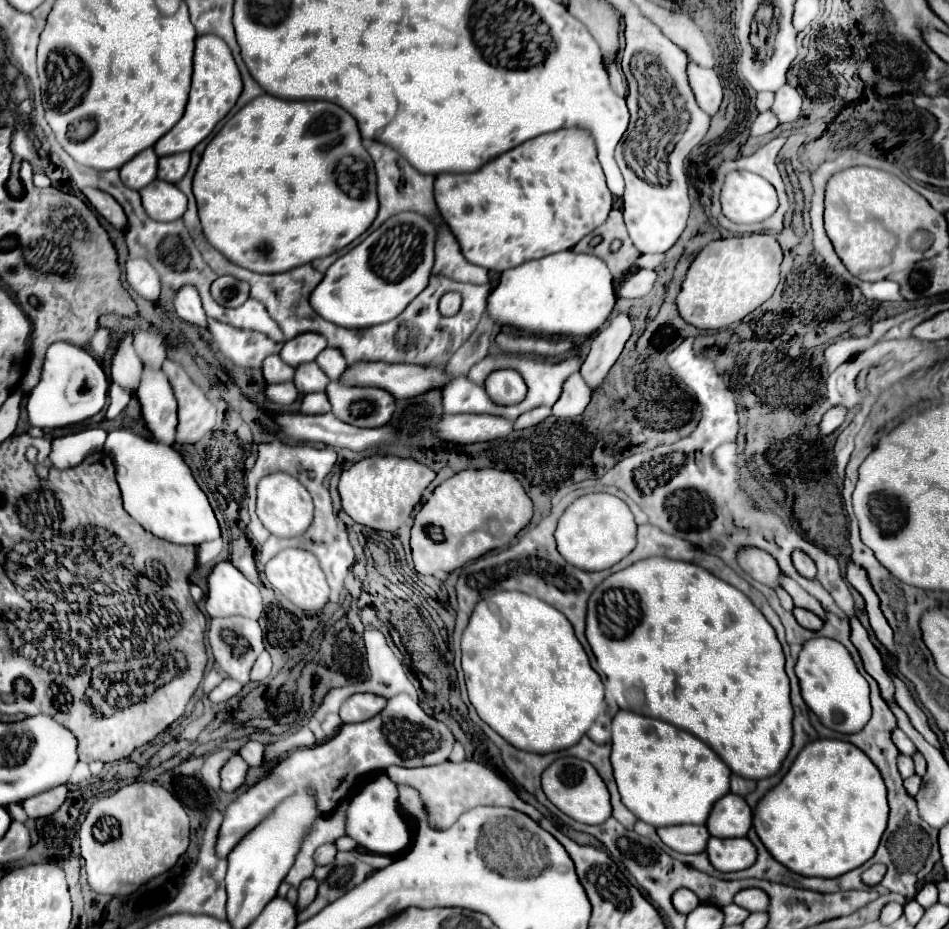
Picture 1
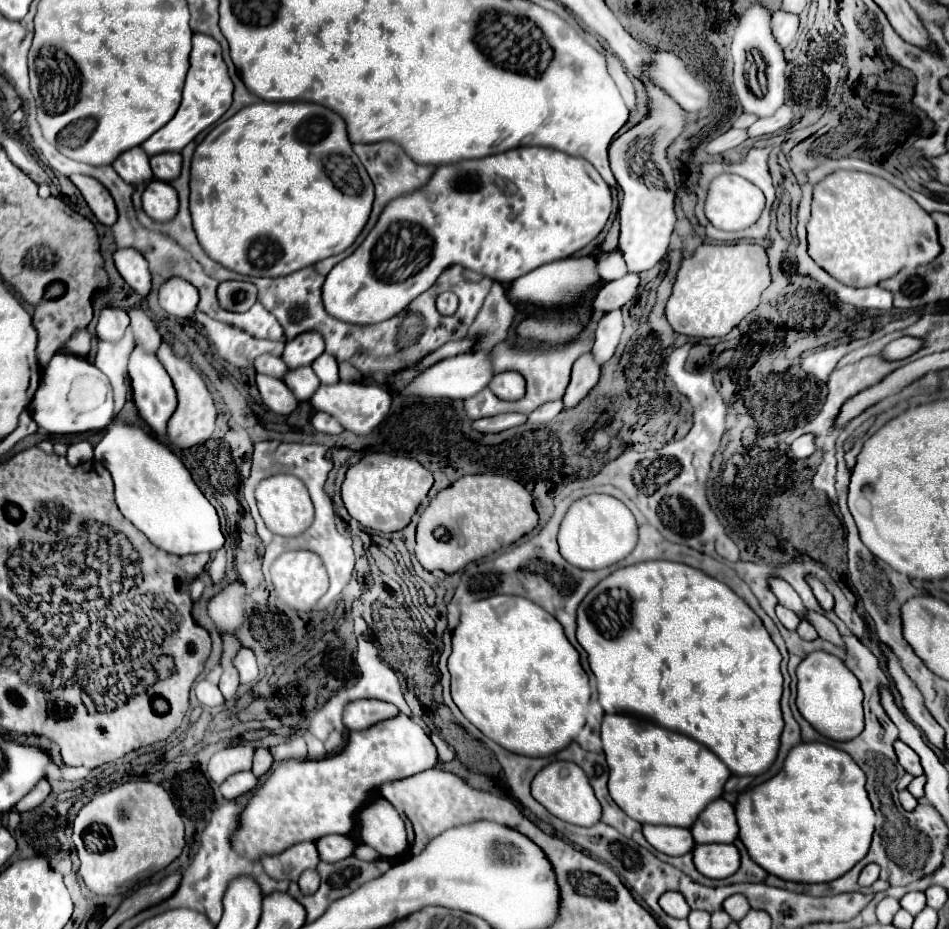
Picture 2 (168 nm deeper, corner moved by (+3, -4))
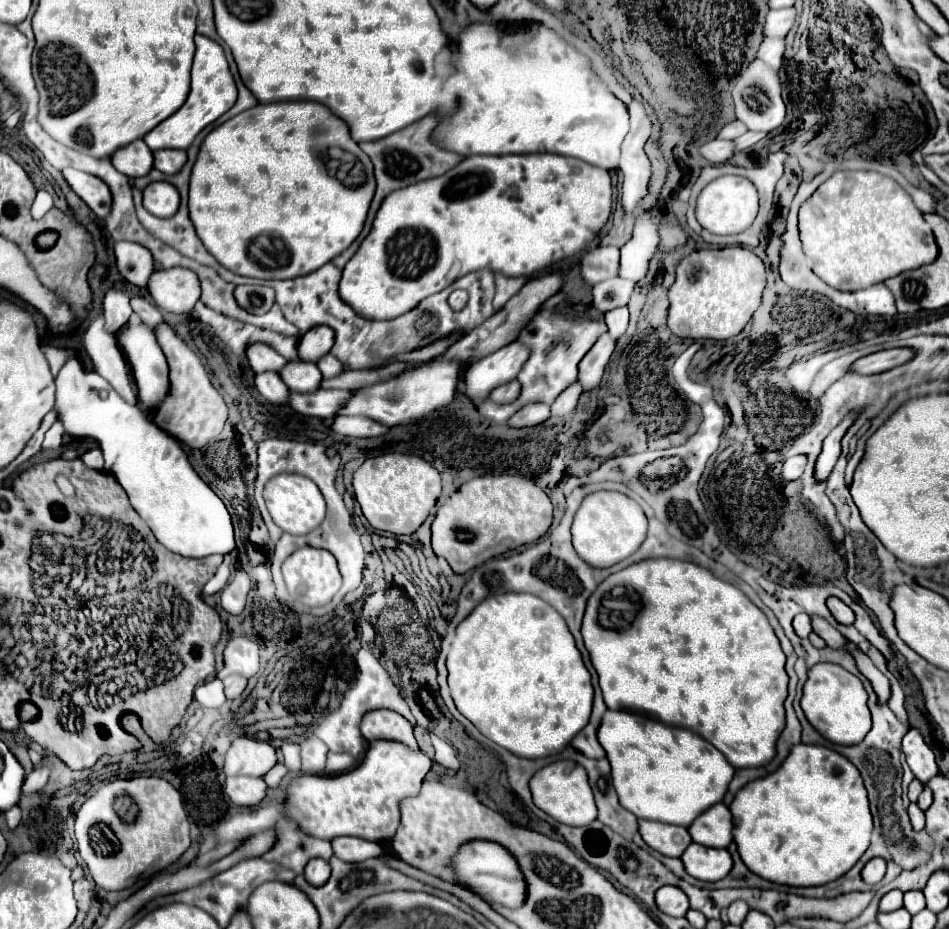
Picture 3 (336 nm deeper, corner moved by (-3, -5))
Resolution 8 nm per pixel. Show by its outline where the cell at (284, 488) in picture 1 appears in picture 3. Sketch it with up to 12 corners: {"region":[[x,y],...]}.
{"region":[[307,477],[265,485],[273,521],[305,535],[325,519],[325,499]]}

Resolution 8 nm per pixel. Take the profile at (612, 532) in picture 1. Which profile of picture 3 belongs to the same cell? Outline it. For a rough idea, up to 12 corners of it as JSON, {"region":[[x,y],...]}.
{"region":[[587,495],[571,527],[591,567],[633,555],[647,535],[637,501]]}

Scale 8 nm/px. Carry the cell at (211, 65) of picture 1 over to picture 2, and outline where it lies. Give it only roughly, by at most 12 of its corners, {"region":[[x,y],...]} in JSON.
{"region":[[193,34],[177,114],[141,144],[181,152],[229,110],[219,42]]}

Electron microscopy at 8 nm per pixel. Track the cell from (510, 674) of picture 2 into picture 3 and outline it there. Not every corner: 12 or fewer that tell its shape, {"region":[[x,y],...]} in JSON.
{"region":[[499,593],[457,625],[461,715],[517,757],[561,753],[593,685],[565,619]]}

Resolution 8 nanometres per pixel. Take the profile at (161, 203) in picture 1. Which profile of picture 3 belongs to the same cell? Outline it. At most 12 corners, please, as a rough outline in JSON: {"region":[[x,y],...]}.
{"region":[[165,181],[149,183],[143,207],[171,217],[179,207],[177,189]]}

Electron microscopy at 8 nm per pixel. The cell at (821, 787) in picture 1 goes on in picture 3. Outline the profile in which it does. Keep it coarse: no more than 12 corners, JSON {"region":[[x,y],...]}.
{"region":[[799,743],[729,811],[747,869],[839,879],[873,829],[857,767]]}

